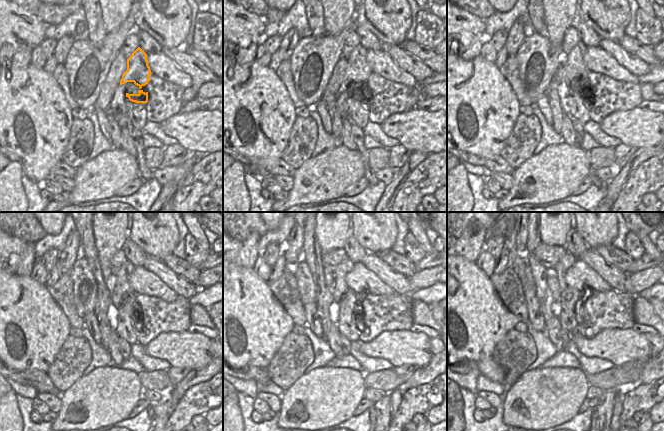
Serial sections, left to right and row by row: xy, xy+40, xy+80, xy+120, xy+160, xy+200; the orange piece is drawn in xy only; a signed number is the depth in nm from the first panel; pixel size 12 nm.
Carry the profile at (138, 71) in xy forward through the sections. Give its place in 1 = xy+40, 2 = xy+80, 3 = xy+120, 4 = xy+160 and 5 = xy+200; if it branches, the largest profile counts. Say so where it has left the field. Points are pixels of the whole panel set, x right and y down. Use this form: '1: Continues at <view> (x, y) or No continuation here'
1: Continues at xy+40 (358, 70)
2: Continues at xy+80 (574, 68)
3: Continues at xy+120 (122, 286)
4: Continues at xy+160 (339, 272)
5: Continues at xy+200 (568, 259).

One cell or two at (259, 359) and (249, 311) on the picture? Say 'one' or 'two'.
one

